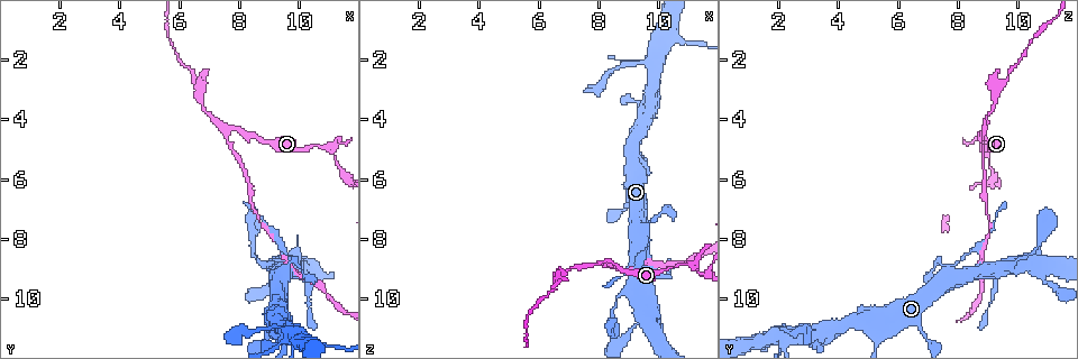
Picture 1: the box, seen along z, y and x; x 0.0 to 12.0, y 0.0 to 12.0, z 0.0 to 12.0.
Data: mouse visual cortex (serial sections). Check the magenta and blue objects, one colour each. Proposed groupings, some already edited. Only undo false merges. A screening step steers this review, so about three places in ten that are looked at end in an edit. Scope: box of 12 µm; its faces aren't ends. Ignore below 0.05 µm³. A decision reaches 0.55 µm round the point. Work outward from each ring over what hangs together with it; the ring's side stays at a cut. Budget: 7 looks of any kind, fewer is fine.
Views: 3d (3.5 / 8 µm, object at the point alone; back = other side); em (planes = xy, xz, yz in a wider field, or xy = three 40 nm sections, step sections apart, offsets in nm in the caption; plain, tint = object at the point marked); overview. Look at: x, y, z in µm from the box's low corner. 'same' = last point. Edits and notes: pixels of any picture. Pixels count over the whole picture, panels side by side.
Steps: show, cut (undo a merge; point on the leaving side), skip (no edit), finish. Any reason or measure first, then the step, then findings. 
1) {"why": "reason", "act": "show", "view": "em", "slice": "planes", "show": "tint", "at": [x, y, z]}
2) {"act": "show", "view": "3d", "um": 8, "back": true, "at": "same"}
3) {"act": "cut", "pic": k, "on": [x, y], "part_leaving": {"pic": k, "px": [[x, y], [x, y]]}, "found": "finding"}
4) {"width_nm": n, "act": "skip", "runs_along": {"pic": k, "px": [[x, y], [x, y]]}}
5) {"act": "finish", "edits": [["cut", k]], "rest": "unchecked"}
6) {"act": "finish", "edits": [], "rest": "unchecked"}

{"why": "thin neck", "act": "show", "view": "3d", "um": 3.5, "back": true, "at": [9.5, 11.4, 2.0]}

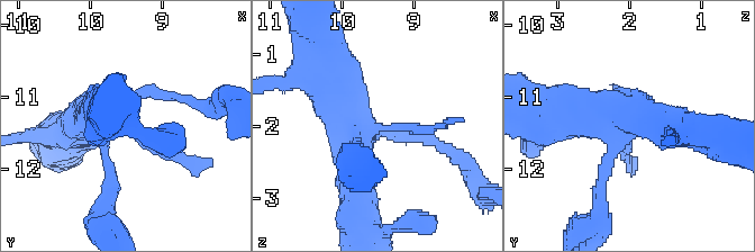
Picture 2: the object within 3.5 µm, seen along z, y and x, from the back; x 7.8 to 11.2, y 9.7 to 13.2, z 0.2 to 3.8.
{"why": "shape alone is not enough", "act": "show", "view": "em", "slice": "xy", "step": 2, "show": "tint", "at": "same"}

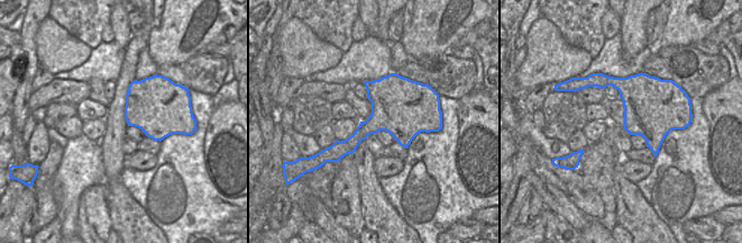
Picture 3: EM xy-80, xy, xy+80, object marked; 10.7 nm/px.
{"why": "another direction", "act": "show", "view": "em", "slice": "xy", "step": 5, "show": "tint", "at": "same"}

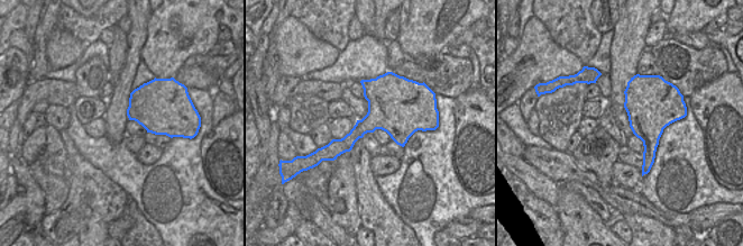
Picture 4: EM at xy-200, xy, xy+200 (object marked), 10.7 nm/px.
{"act": "skip", "found": "all the same cell"}

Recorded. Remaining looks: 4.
{"why": "sharp bend", "act": "show", "view": "3d", "um": 3.5, "at": [9.6, 9.0, 7.9]}

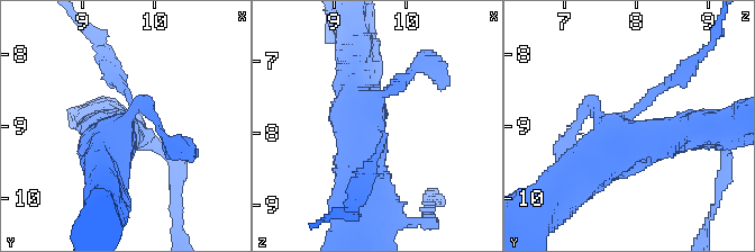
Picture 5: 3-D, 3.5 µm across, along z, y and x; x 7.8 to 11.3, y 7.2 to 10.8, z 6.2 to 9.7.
{"arms": 4, "arm_widths_nm": [150, 150, 450, 500], "why": "need the tissue", "act": "show", "view": "em", "slice": "planes", "show": "tint", "at": [9.60, 8.95, 7.85]}

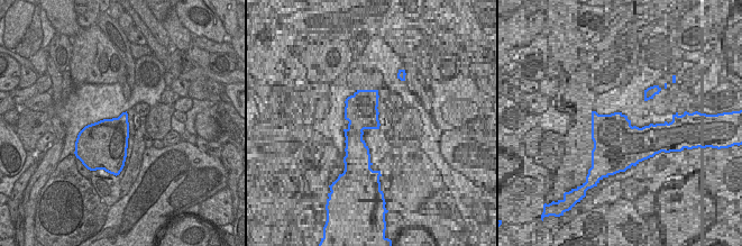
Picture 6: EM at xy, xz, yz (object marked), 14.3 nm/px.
{"act": "cut", "pic": 5, "on": [676, 78], "part_leaving": {"pic": 5, "px": [[652, 95], [681, 77], [715, 33]]}, "found": "a second cell is stuck on"}

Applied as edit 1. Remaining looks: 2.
{"why": "three arms meet", "act": "show", "view": "3d", "um": 8, "back": true, "at": [7.7, 4.3, 8.9]}

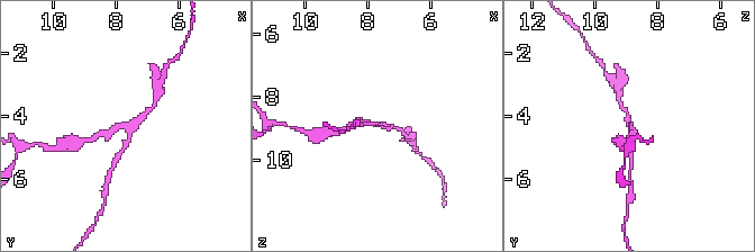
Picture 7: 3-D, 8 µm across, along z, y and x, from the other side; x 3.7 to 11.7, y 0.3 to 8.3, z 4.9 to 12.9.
{"arms": 3, "arm_widths_nm": [150, 150, 150], "why": "now the EM", "act": "show", "view": "em", "slice": "xy", "step": 3, "show": "tint", "at": [7.7, 4.3, 8.9]}

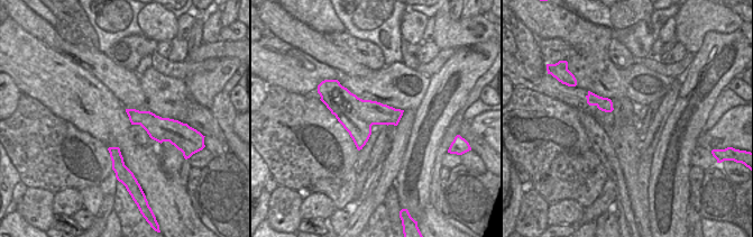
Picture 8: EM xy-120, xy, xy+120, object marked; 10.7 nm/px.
{"width_nm": 380, "act": "cut", "pic": 7, "on": [411, 138], "part_leaving": {"pic": 7, "px": [[129, 127], [124, 150], [110, 171]]}, "found": "two cells meet here"}

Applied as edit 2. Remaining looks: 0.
{"act": "finish", "edits": [["cut", 5], ["cut", 7]], "rest": "unchecked"}

